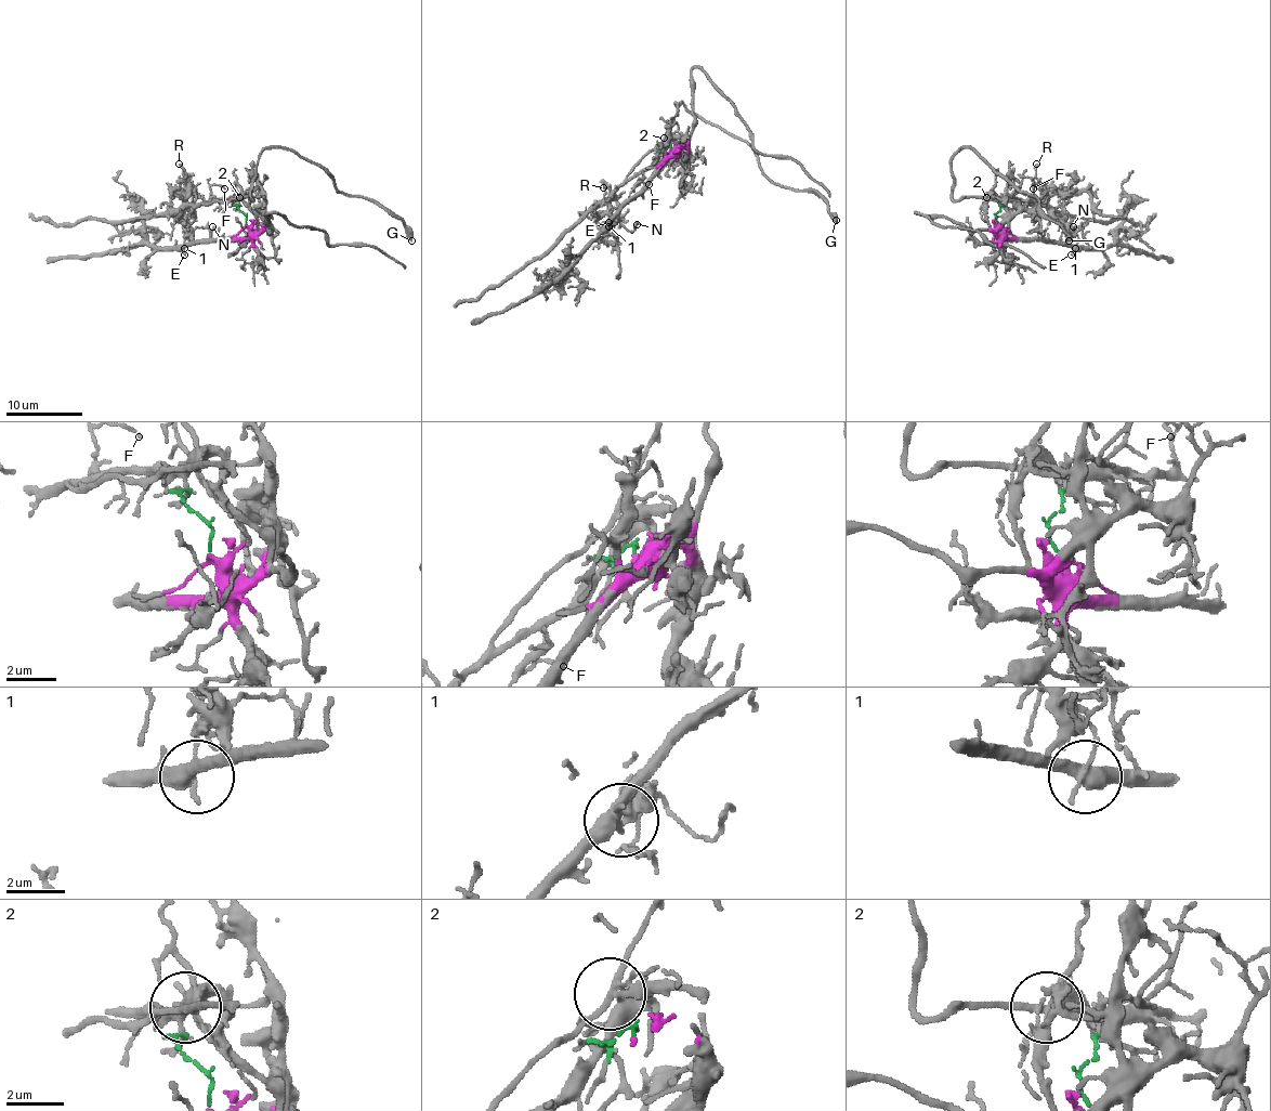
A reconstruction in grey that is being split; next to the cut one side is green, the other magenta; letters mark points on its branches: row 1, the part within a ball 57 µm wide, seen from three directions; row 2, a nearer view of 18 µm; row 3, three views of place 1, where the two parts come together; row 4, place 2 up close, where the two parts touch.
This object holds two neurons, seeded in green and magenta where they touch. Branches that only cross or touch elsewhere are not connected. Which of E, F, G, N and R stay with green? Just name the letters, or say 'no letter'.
E, F, G, N, R

